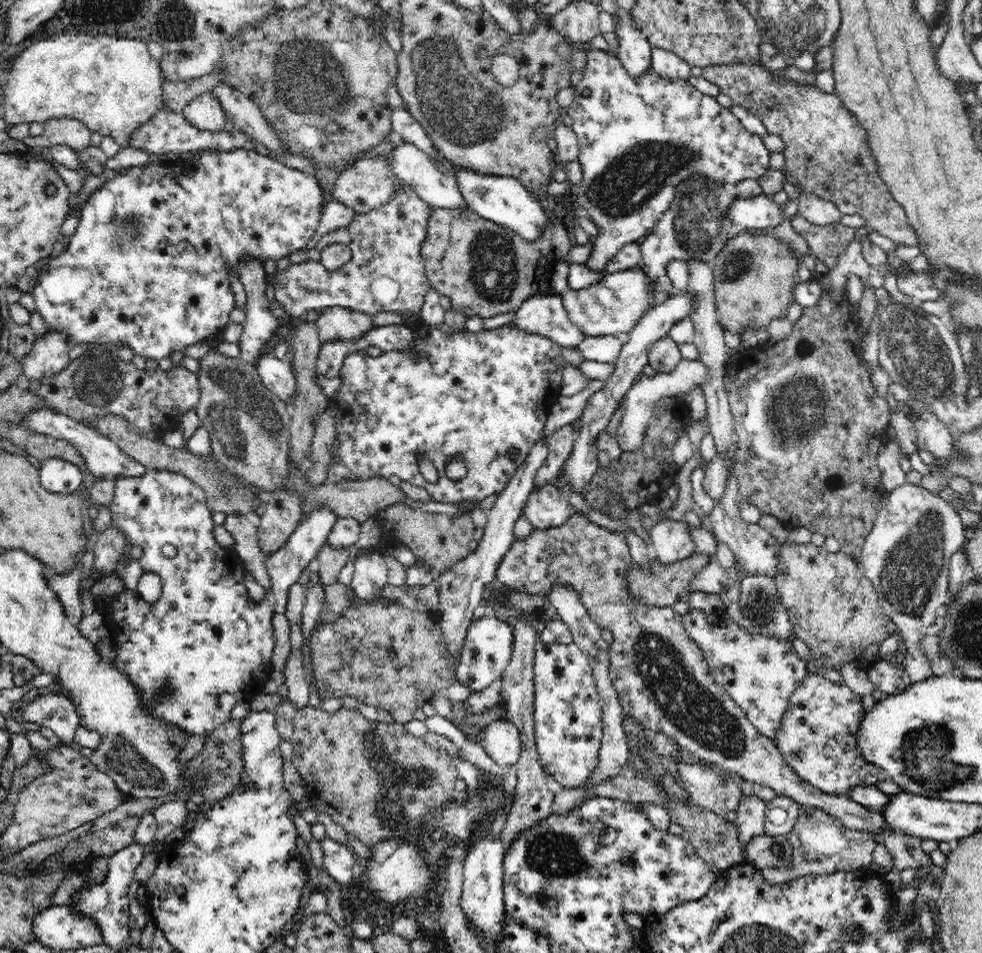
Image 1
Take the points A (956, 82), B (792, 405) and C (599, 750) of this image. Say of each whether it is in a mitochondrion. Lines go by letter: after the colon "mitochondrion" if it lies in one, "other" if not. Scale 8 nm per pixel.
A: other
B: mitochondrion
C: other

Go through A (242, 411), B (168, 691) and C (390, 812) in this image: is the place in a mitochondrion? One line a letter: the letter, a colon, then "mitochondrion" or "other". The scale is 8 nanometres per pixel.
A: mitochondrion
B: mitochondrion
C: mitochondrion

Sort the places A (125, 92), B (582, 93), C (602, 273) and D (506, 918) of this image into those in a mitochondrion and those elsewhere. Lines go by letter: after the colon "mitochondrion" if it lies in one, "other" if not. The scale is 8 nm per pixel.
A: other
B: other
C: other
D: other

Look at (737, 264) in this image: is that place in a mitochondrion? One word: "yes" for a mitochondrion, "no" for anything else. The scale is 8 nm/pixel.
yes

